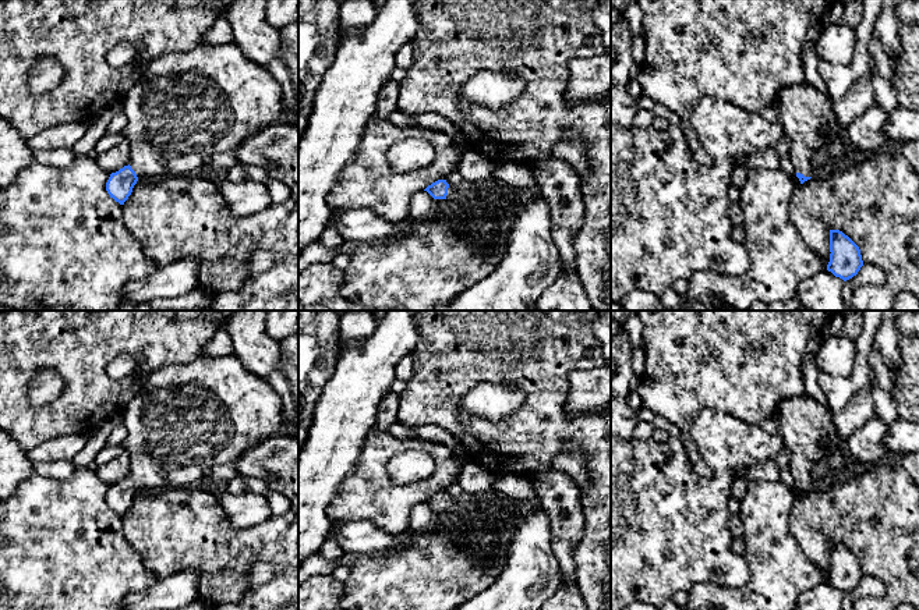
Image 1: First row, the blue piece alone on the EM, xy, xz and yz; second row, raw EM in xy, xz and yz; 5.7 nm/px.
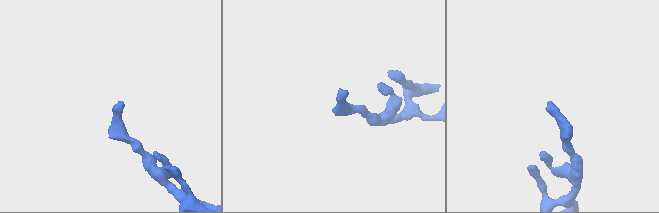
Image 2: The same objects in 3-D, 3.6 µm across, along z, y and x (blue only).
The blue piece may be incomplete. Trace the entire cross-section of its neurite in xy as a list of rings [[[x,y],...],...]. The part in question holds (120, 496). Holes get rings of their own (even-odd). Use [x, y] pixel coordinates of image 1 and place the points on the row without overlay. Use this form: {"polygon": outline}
{"polygon": [[[204,355],[188,363],[156,369],[123,411],[123,423],[128,430],[123,446],[130,455],[130,476],[110,486],[107,506],[124,517],[142,489],[160,492],[199,485],[212,468],[234,464],[251,447],[279,433],[283,426],[282,412],[280,396],[265,380],[247,370],[234,355]]]}

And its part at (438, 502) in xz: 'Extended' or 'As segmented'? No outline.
Extended

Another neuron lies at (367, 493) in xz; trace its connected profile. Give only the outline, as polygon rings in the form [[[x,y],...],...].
[[[372,428],[363,444],[357,467],[342,483],[328,513],[335,522],[370,519],[385,532],[400,533],[409,531],[411,510],[432,494],[445,492],[449,485],[457,483],[460,471],[462,465],[459,464],[457,455],[442,443],[430,441],[423,436],[399,440],[392,437],[388,432]],[[407,450],[427,453],[435,462],[435,471],[424,480],[393,485],[388,478],[386,465],[395,455]]]

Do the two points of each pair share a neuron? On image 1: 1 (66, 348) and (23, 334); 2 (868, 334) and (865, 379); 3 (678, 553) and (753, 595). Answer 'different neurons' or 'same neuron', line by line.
1: same neuron
2: same neuron
3: different neurons

